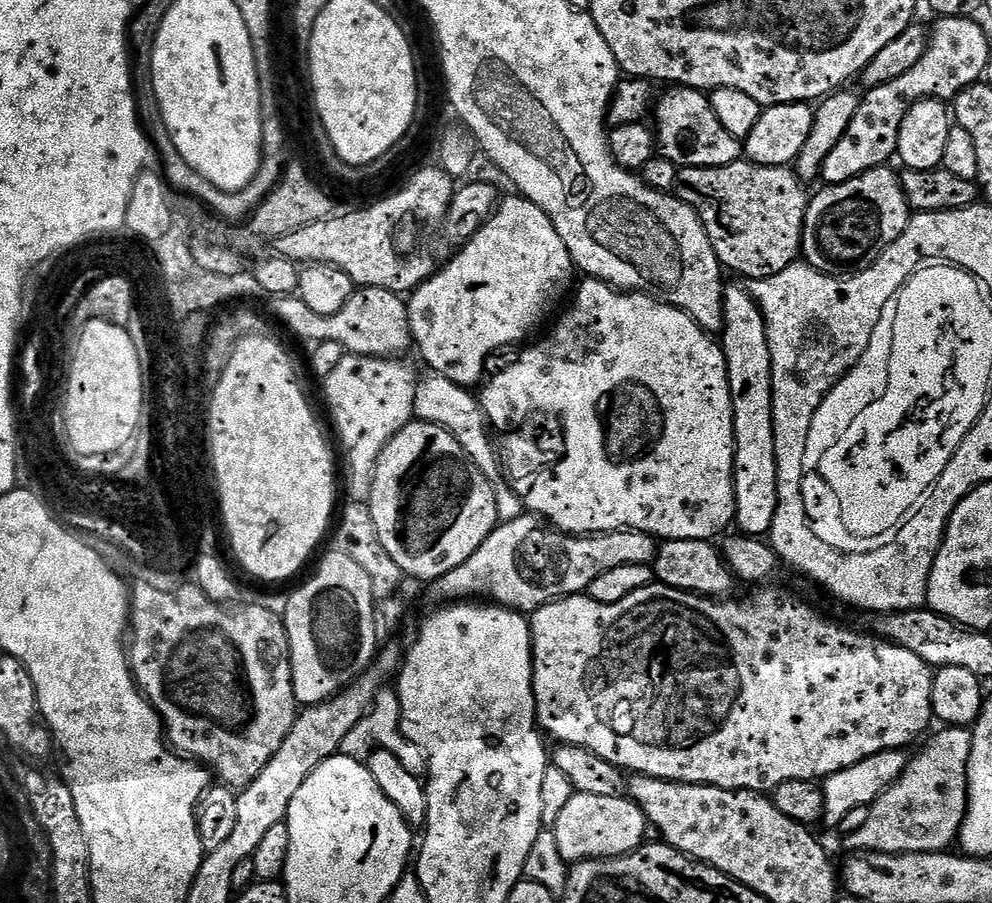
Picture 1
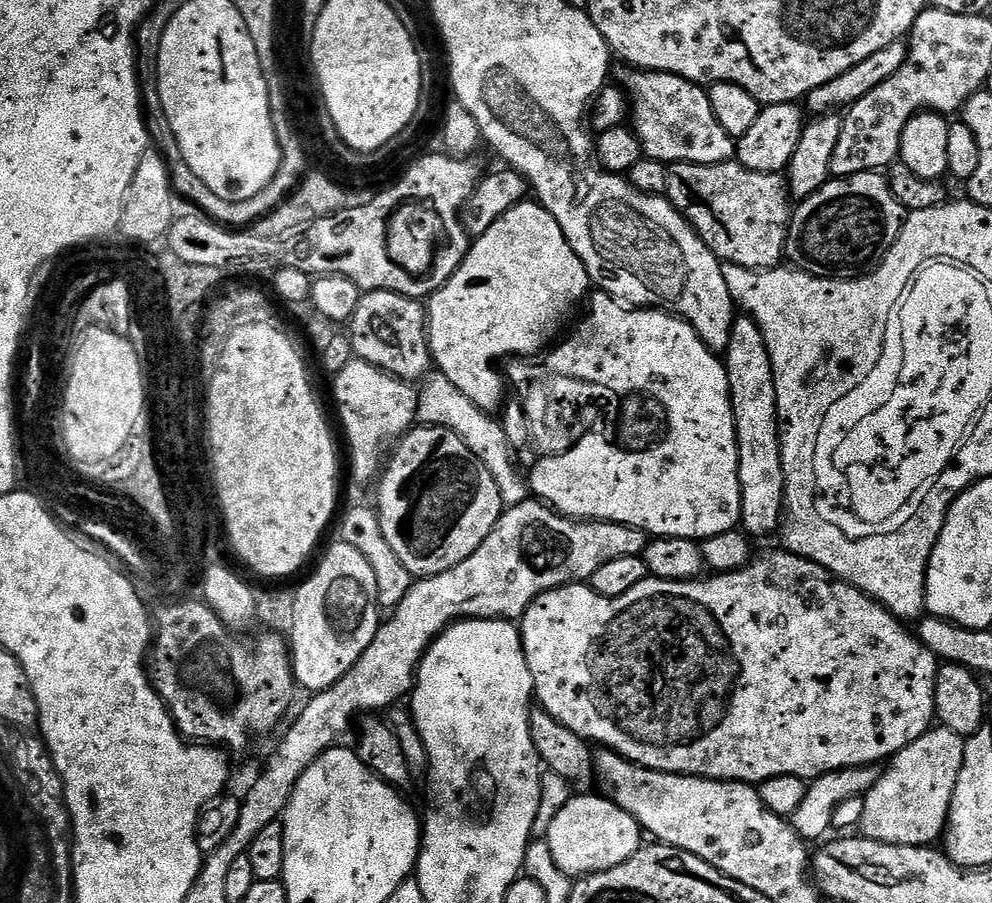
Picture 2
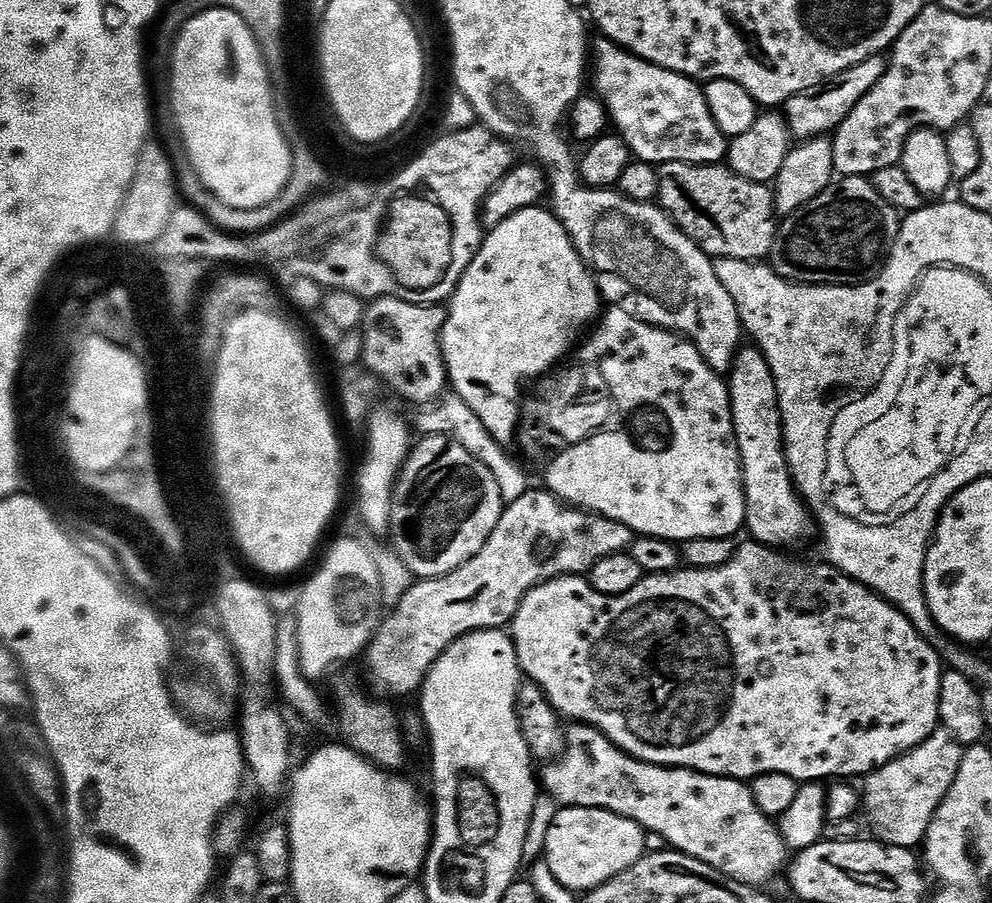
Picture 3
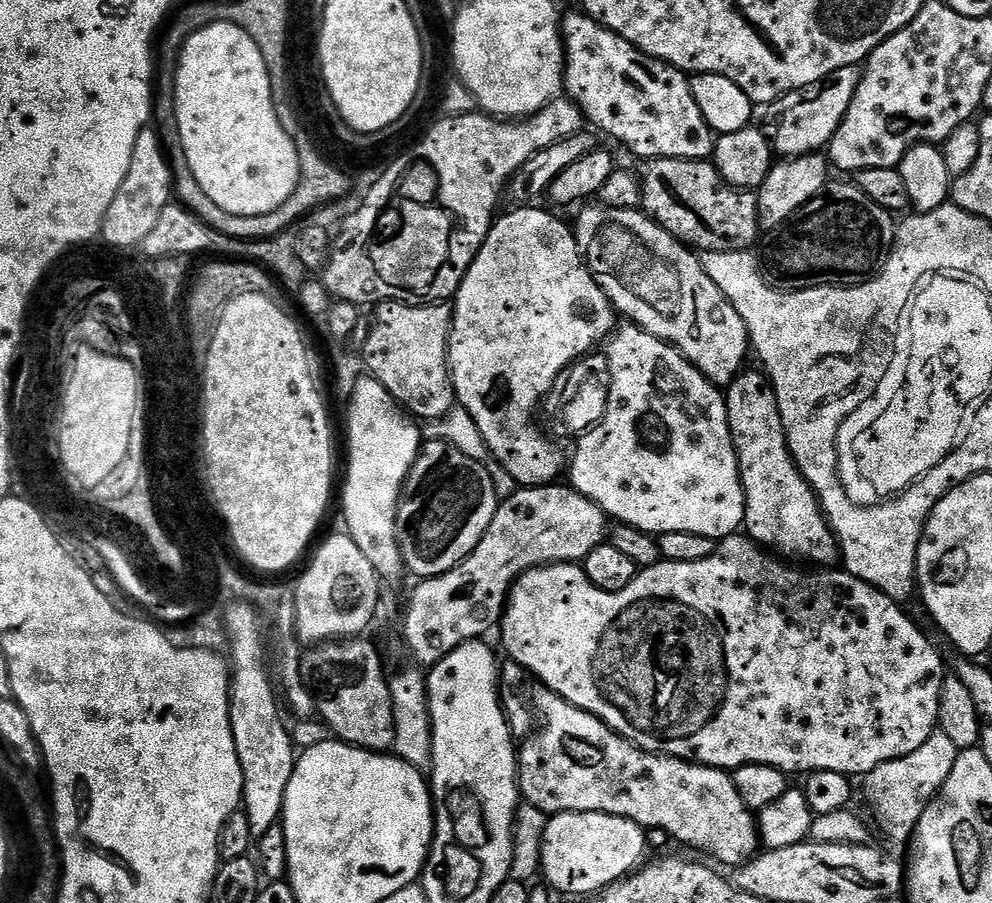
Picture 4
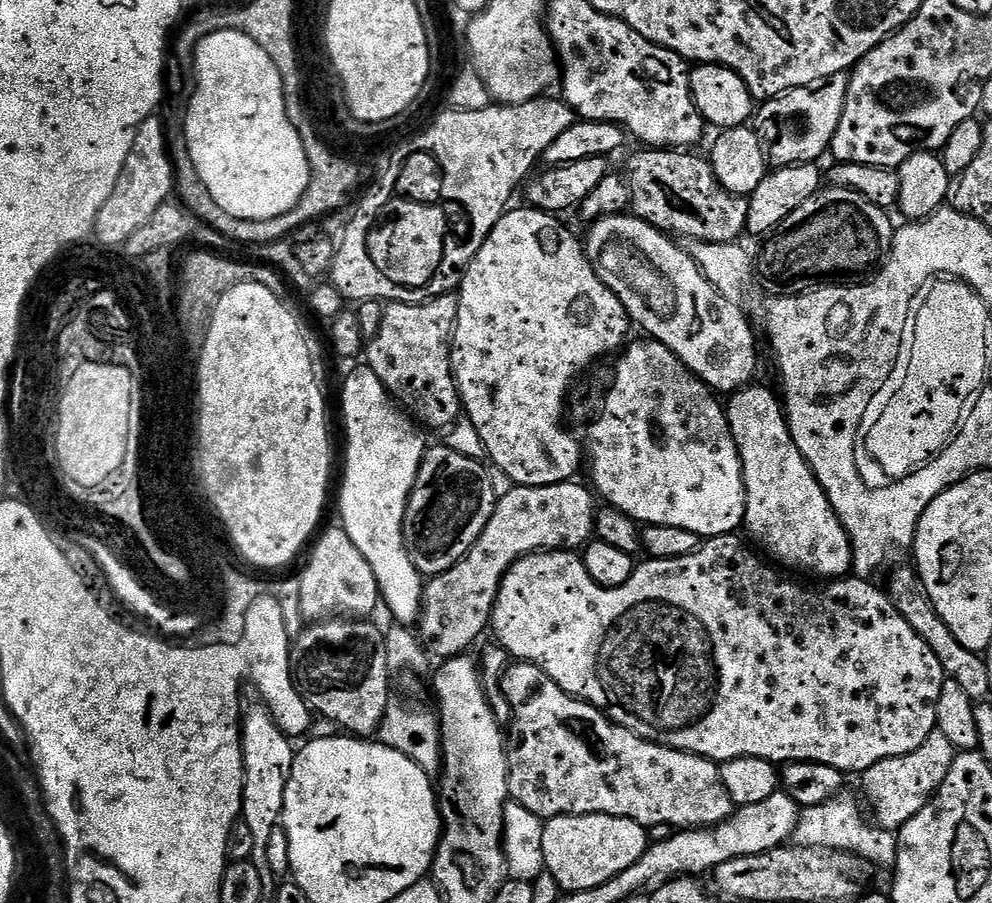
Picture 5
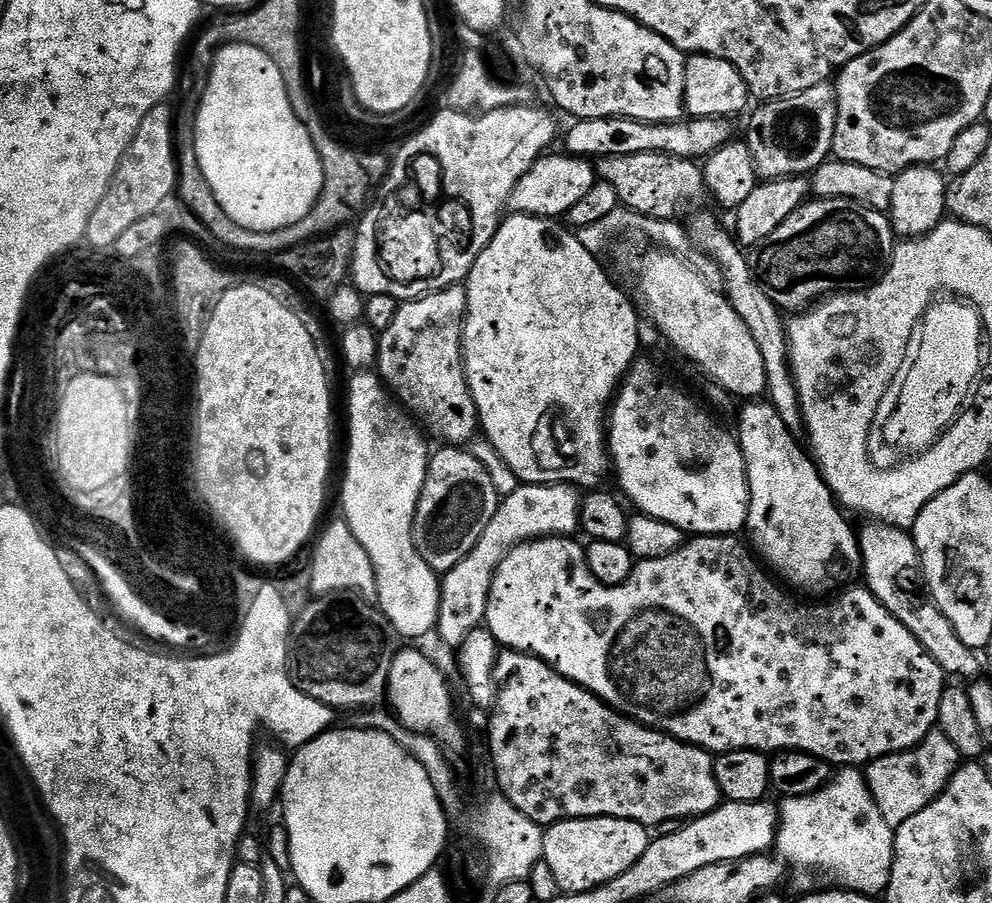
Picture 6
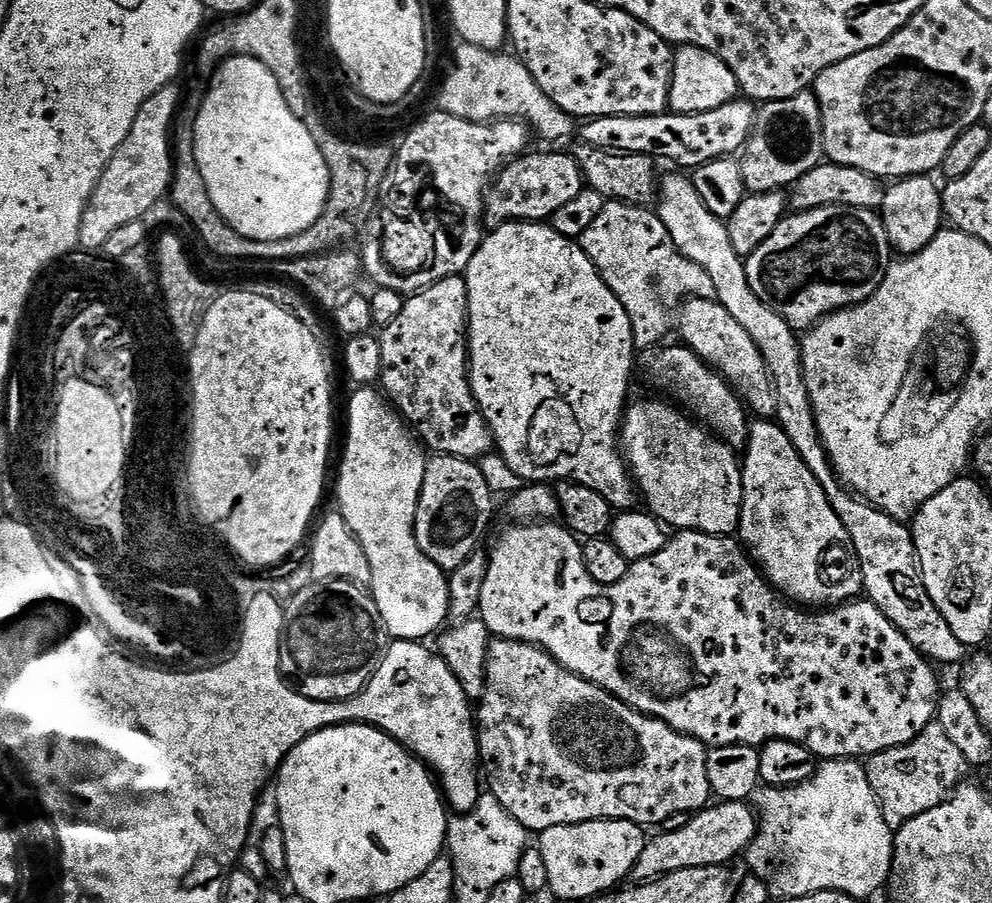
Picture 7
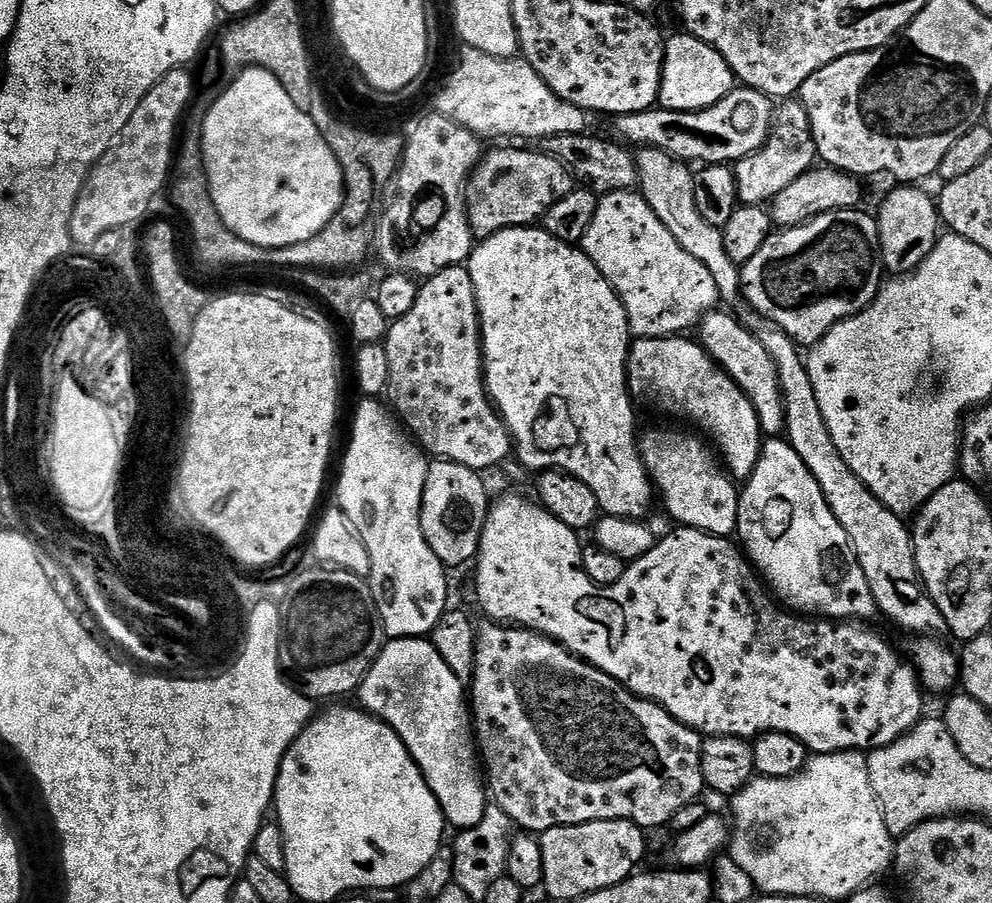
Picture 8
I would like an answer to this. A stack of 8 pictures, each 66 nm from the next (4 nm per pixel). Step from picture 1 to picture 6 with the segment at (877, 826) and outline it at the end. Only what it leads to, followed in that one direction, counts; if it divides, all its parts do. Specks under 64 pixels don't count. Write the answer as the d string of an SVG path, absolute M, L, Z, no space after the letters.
M933 730L921 744L905 752L895 752L872 761L866 768L868 789L888 825L894 830L906 818L914 818L928 804L931 804L950 782L962 757L954 750L954 742L939 730Z

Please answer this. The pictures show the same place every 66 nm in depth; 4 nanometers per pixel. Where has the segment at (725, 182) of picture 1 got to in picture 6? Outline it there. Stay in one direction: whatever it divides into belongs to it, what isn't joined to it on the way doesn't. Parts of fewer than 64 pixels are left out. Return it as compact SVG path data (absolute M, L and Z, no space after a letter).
M661 152L601 156L595 161L597 177L614 188L621 205L651 220L676 220L687 204L705 199L704 169L695 160Z

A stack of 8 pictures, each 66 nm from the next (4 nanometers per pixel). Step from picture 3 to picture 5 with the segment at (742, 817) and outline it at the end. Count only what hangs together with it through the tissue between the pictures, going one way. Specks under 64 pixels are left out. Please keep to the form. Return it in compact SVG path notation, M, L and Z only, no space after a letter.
M516 662L509 667L501 683L502 689L513 707L514 717L506 732L506 751L508 754L508 794L513 801L521 804L544 822L550 821L555 816L621 816L630 818L634 822L645 826L651 824L669 824L672 830L687 830L690 828L710 828L713 824L721 824L723 820L729 820L734 814L734 805L730 794L726 794L726 786L722 786L720 777L720 764L715 760L707 760L701 756L695 756L689 752L679 752L673 748L667 748L661 744L655 744L644 740L638 734L626 730L620 724L615 724L612 719L600 712L594 705L580 700L576 696L566 694L549 678L538 666Z

